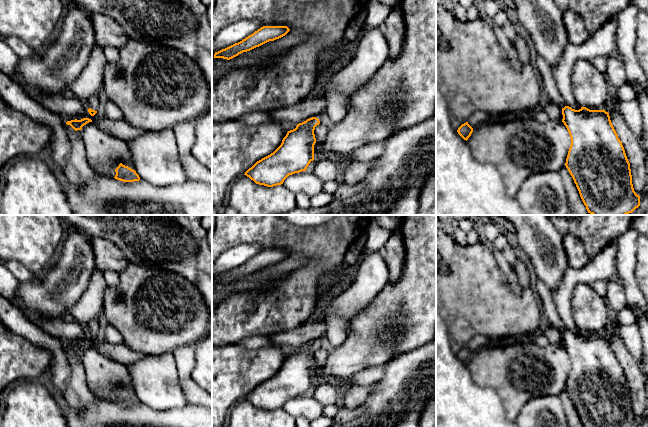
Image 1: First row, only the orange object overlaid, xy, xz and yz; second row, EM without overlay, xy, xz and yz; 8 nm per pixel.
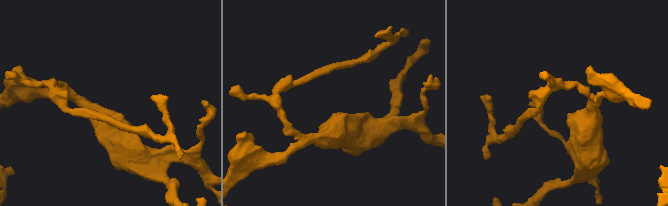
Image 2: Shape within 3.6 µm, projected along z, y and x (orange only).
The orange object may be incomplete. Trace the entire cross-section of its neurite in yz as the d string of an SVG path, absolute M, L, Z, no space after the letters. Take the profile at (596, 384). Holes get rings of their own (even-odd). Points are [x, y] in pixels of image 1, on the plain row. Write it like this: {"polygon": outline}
{"polygon": "M537 279L534 290L541 299L542 313L551 325L562 333L562 346L571 362L565 390L576 408L583 427L640 427L640 420L633 412L630 387L611 347L609 337L586 331L575 334L567 330L553 303L551 290L540 279Z"}

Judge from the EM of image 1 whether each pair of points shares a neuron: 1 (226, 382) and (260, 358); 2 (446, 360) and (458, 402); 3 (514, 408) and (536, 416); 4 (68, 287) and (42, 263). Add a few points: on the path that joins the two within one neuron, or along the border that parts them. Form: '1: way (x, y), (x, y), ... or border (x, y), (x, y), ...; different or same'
1: way (234, 374), (238, 370), (252, 366); same
2: way (446, 370), (446, 390), (448, 392); same
3: border (539, 397), (530, 399), (521, 408), (517, 416); different
4: border (50, 266), (38, 277); different

